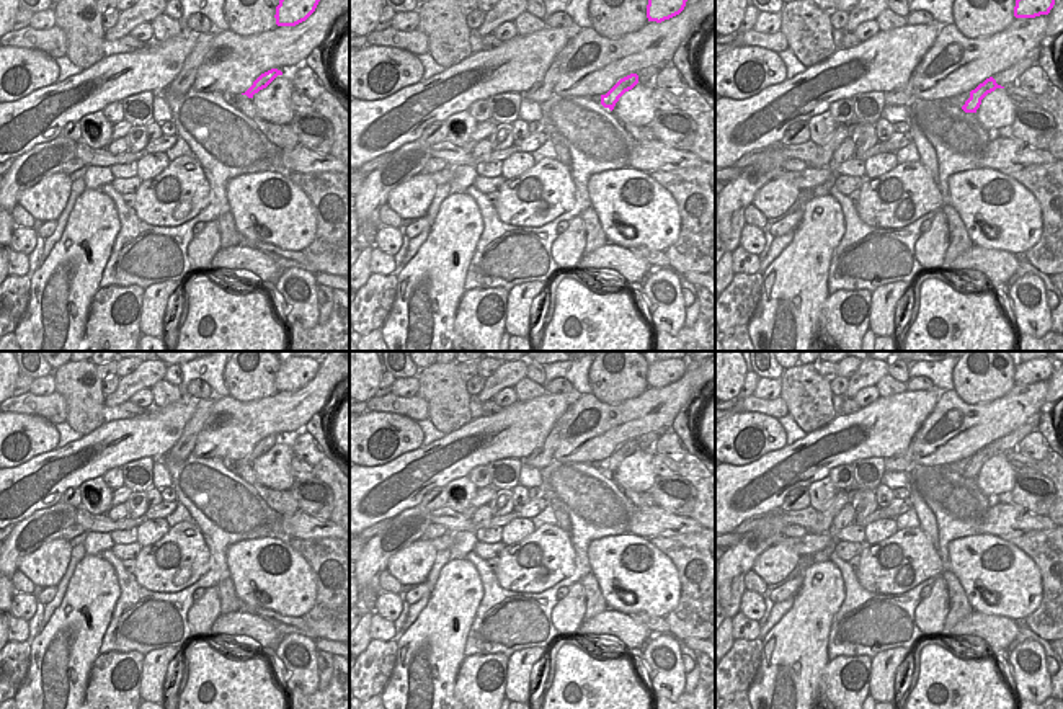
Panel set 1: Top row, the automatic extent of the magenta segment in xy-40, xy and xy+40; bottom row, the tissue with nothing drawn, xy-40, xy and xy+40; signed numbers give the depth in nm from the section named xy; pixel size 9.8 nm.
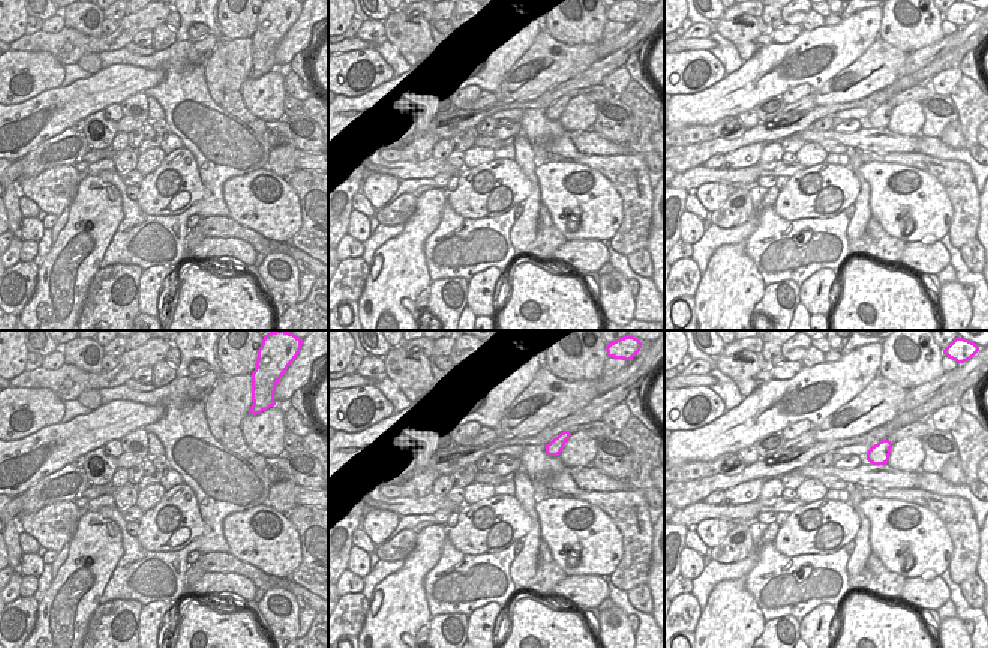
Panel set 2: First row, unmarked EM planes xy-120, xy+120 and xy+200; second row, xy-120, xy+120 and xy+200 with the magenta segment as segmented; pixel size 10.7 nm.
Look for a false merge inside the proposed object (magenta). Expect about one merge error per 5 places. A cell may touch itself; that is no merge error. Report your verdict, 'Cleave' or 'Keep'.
Keep.

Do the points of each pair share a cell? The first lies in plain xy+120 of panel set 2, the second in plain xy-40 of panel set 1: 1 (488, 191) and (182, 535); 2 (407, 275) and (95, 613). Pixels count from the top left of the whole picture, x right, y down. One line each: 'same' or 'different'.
1: same
2: same

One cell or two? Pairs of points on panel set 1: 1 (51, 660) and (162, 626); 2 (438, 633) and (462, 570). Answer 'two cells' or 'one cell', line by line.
1: two cells
2: one cell

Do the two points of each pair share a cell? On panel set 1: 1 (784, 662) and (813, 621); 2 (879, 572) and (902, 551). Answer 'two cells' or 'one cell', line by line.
1: one cell
2: one cell

